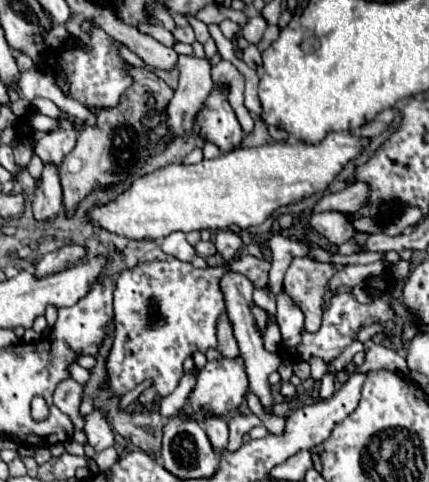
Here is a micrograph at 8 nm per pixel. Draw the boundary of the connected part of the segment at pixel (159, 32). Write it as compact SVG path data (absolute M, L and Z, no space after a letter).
M157 23L157 25L143 25L143 27L139 27L139 31L155 37L159 43L163 43L167 47L173 47L177 43L177 39L171 35L171 31L167 31L161 23Z

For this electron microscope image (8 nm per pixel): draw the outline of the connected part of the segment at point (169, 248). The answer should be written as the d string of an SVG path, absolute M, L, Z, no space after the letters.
M175 231L175 233L167 235L163 239L163 243L161 243L161 249L167 255L173 255L173 257L177 257L181 261L191 261L195 257L195 249L193 249L193 245L187 243L183 231Z

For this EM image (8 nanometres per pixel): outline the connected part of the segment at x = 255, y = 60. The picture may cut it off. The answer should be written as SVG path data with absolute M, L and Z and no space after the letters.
M251 44L244 51L242 56L243 61L251 68L256 69L258 66L262 64L261 53L258 48Z

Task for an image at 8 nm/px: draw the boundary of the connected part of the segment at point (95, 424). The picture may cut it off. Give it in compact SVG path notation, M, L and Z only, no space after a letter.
M99 411L85 417L85 433L87 433L87 443L93 445L95 451L101 451L113 445L111 425L107 423L105 415Z

